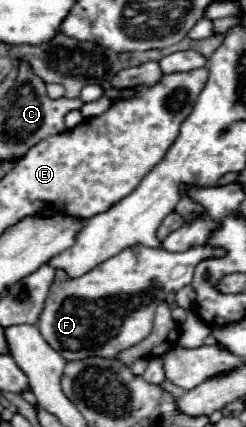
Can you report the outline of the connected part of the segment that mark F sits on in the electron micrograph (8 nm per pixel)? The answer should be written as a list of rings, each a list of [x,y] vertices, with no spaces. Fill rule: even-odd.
[[[201,245],[183,253],[129,247],[83,277],[59,283],[51,299],[47,299],[37,327],[43,339],[67,361],[87,359],[91,355],[115,357],[151,333],[155,307],[163,303],[169,293],[191,283],[193,269],[201,259],[215,255],[223,255],[223,251]]]

